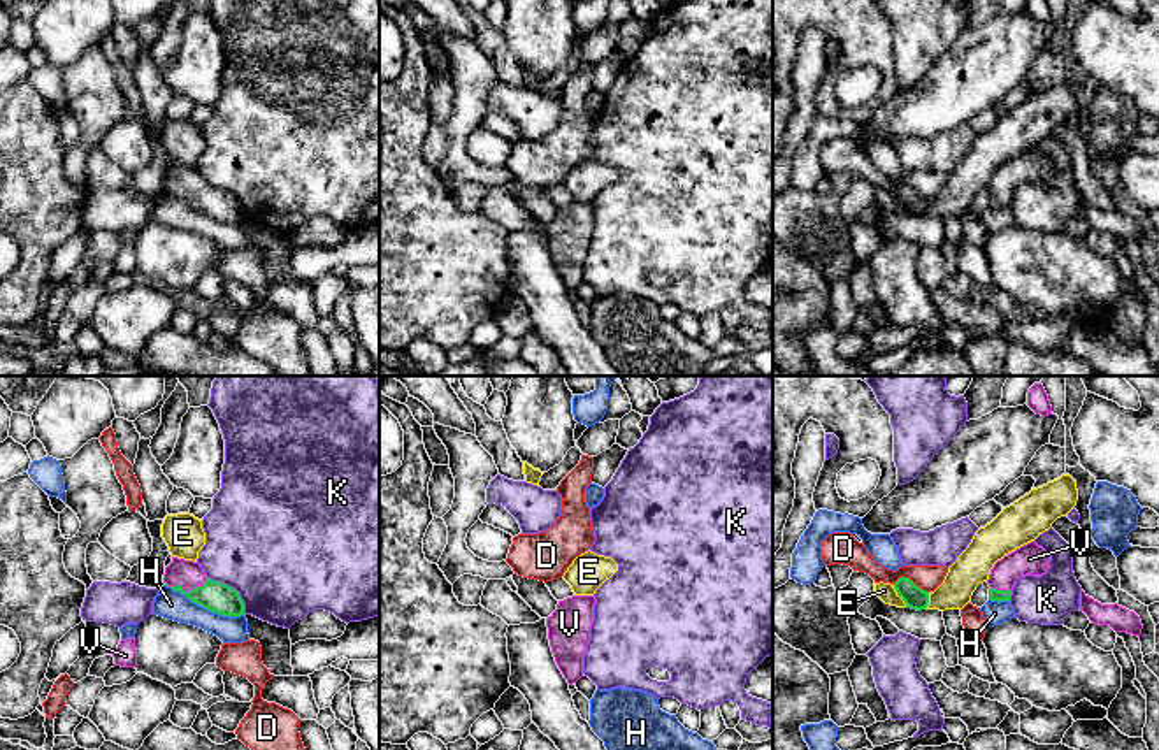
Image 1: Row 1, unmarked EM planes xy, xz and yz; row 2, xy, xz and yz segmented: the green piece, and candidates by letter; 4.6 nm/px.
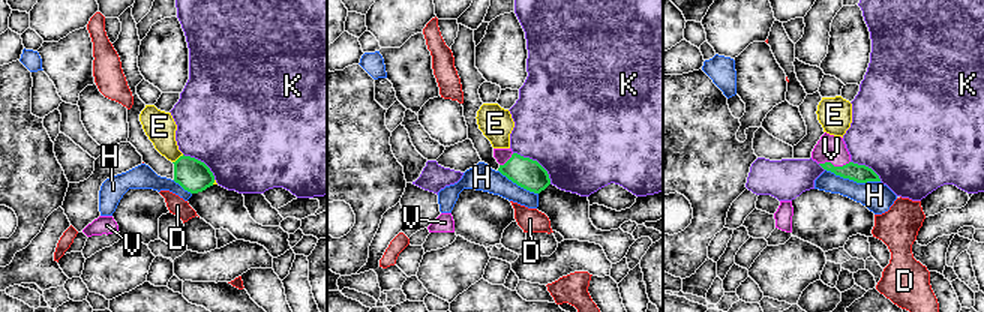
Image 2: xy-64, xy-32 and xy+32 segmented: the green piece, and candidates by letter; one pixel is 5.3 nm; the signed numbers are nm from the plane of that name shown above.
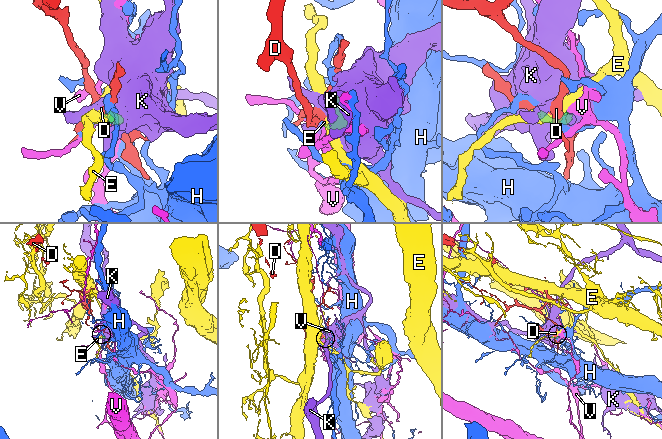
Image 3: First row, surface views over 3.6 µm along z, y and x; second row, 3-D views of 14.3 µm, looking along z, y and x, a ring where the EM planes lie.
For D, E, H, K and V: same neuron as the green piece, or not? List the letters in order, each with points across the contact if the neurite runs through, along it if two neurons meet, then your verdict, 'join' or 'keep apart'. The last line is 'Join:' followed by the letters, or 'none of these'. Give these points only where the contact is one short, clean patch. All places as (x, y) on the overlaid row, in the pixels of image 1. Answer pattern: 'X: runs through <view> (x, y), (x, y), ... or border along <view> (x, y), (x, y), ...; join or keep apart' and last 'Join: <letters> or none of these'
D: border along yz (892, 584), (908, 576), (928, 592); keep apart
E: keep apart
H: keep apart
K: keep apart
V: runs through xy (215, 596), (202, 591), (188, 591), (187, 573); join
Join: V

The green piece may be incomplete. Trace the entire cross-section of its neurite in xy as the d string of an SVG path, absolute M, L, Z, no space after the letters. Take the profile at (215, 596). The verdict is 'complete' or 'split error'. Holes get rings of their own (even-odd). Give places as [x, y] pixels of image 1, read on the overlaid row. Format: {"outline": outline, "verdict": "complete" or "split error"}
{"outline": "M172 557L165 567L163 583L212 613L223 617L246 615L239 592L207 578L198 562Z", "verdict": "split error"}

